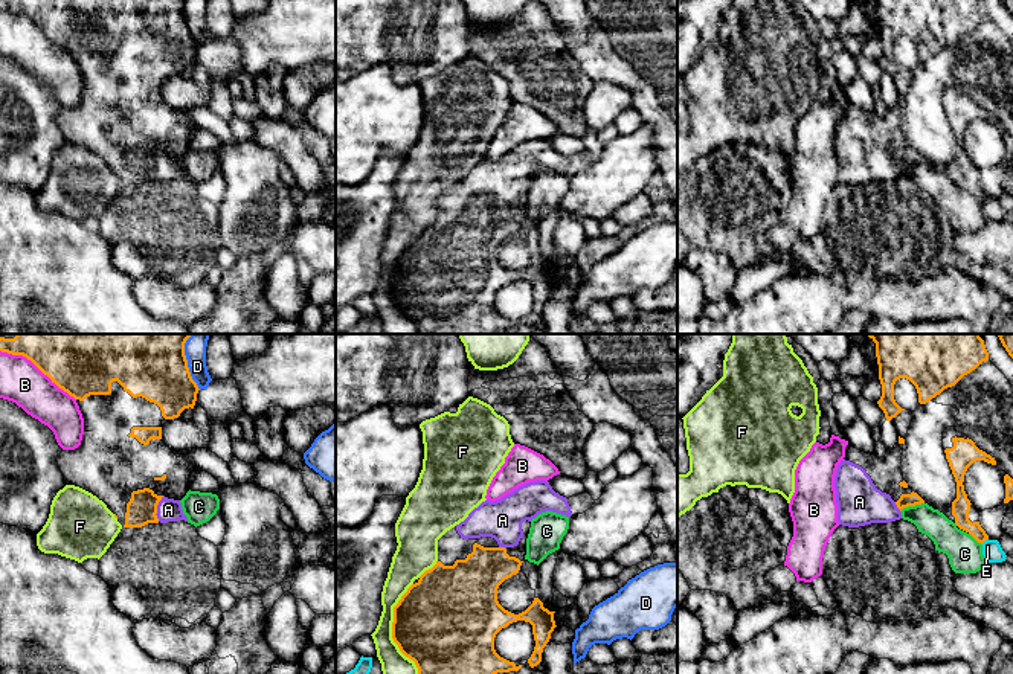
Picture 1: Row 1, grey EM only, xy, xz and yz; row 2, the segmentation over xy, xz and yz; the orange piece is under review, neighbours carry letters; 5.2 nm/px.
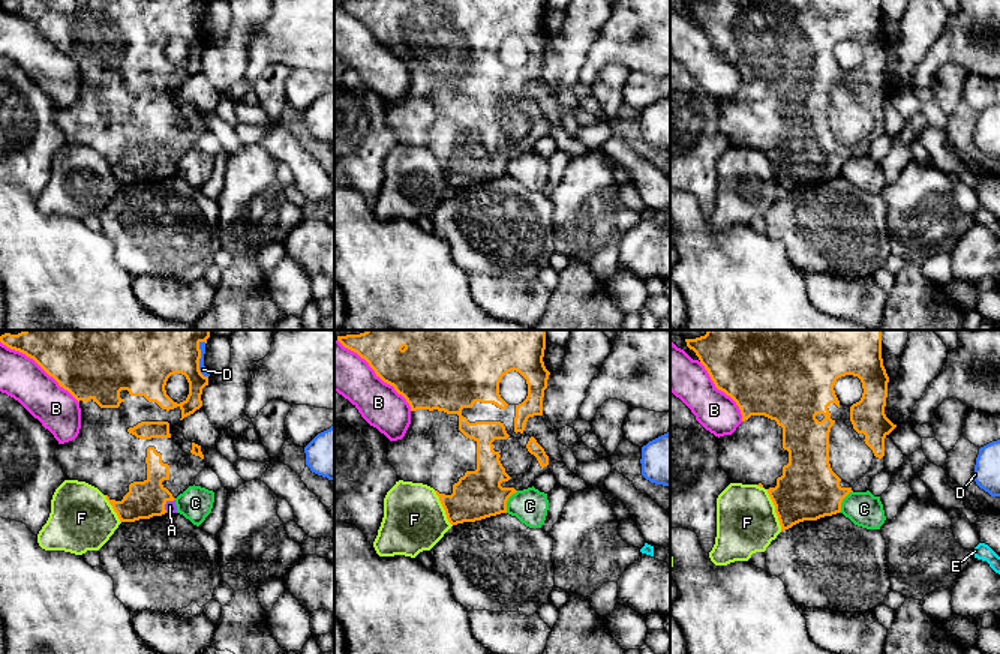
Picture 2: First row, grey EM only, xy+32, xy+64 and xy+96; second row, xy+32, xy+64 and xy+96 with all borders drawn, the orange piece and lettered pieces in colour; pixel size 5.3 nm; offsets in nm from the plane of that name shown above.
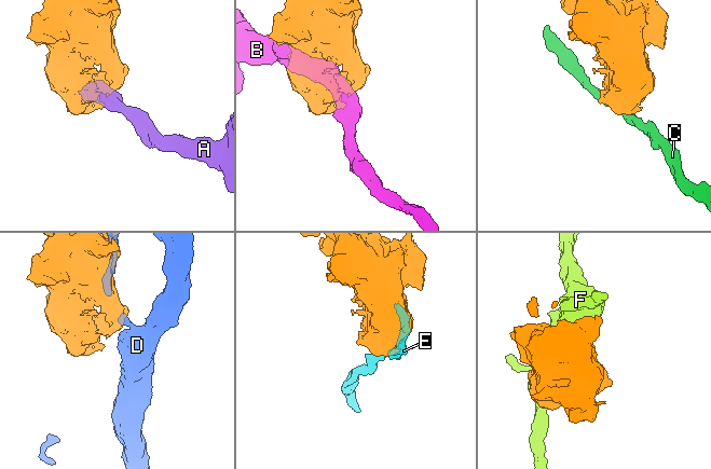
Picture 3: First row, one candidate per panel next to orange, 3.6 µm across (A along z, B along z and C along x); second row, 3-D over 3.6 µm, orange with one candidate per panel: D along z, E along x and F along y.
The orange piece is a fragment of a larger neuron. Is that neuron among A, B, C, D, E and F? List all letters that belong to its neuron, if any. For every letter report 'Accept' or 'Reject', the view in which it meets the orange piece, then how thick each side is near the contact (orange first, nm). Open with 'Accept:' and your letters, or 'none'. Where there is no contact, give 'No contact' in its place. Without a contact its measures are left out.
Accept: A
A: Accept. Touches orange in xy. Thickness 160 nm (orange) against 130 nm
B: Reject. Touches orange in xy. Thickness 280 nm (orange) against 220 nm
C: Reject. Touches orange in yz. Thickness 70 nm (orange) against 150 nm
D: Reject. Touches orange in xy. Thickness 320 nm (orange) against 110 nm
E: Reject. Touches orange in yz. Thickness 100 nm (orange) against 110 nm
F: Reject. Touches orange in xz. Thickness 480 nm (orange) against 190 nm

